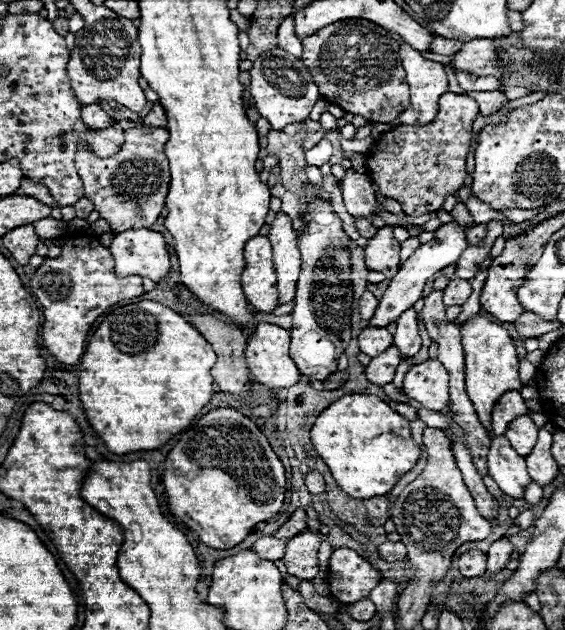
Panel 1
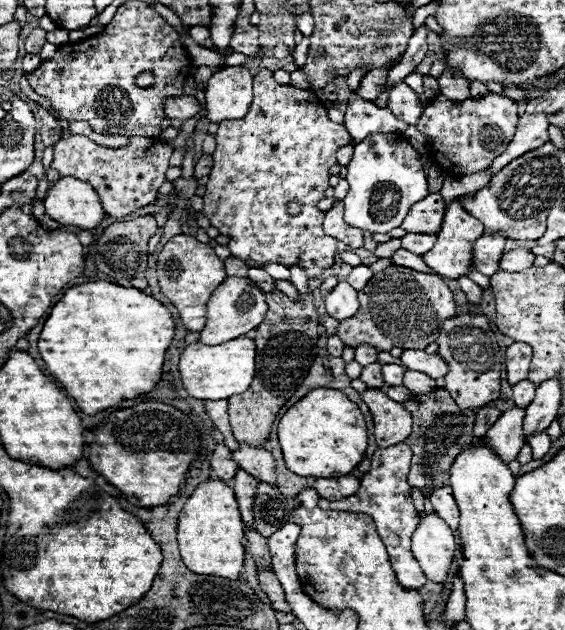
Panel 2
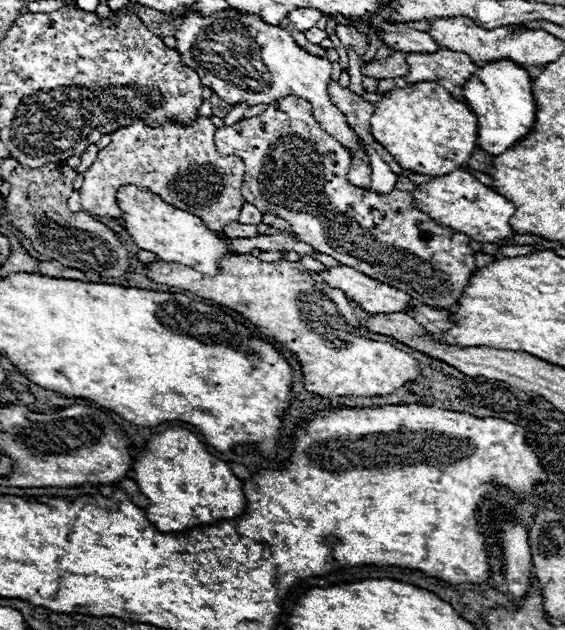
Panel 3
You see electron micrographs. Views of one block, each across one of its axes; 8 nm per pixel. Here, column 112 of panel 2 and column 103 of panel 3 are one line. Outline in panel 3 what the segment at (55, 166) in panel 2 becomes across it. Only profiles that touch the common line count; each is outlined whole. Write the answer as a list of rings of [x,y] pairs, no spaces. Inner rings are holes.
[[[200,118],[198,124],[190,126],[190,128],[178,128],[176,124],[166,124],[166,126],[158,126],[158,128],[150,128],[144,124],[132,124],[126,128],[118,128],[116,132],[110,134],[112,142],[98,152],[94,164],[84,172],[84,184],[80,188],[82,208],[86,212],[94,212],[98,216],[120,218],[122,212],[120,212],[120,206],[116,200],[116,192],[120,190],[120,186],[134,184],[138,188],[148,188],[152,194],[158,194],[166,204],[186,210],[186,212],[198,216],[200,220],[204,220],[204,224],[208,224],[208,228],[222,232],[230,222],[238,220],[242,204],[246,202],[242,196],[244,160],[240,160],[238,156],[224,156],[216,150],[216,146],[214,146],[216,130],[218,128],[210,122],[210,118]]]

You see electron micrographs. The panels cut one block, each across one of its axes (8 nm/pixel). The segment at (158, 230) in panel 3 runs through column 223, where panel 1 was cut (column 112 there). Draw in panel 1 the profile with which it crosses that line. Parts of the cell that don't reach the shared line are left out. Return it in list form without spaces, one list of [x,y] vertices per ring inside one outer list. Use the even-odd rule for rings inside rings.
[[[124,230],[112,238],[116,276],[142,276],[160,282],[170,270],[164,236],[154,230]]]

